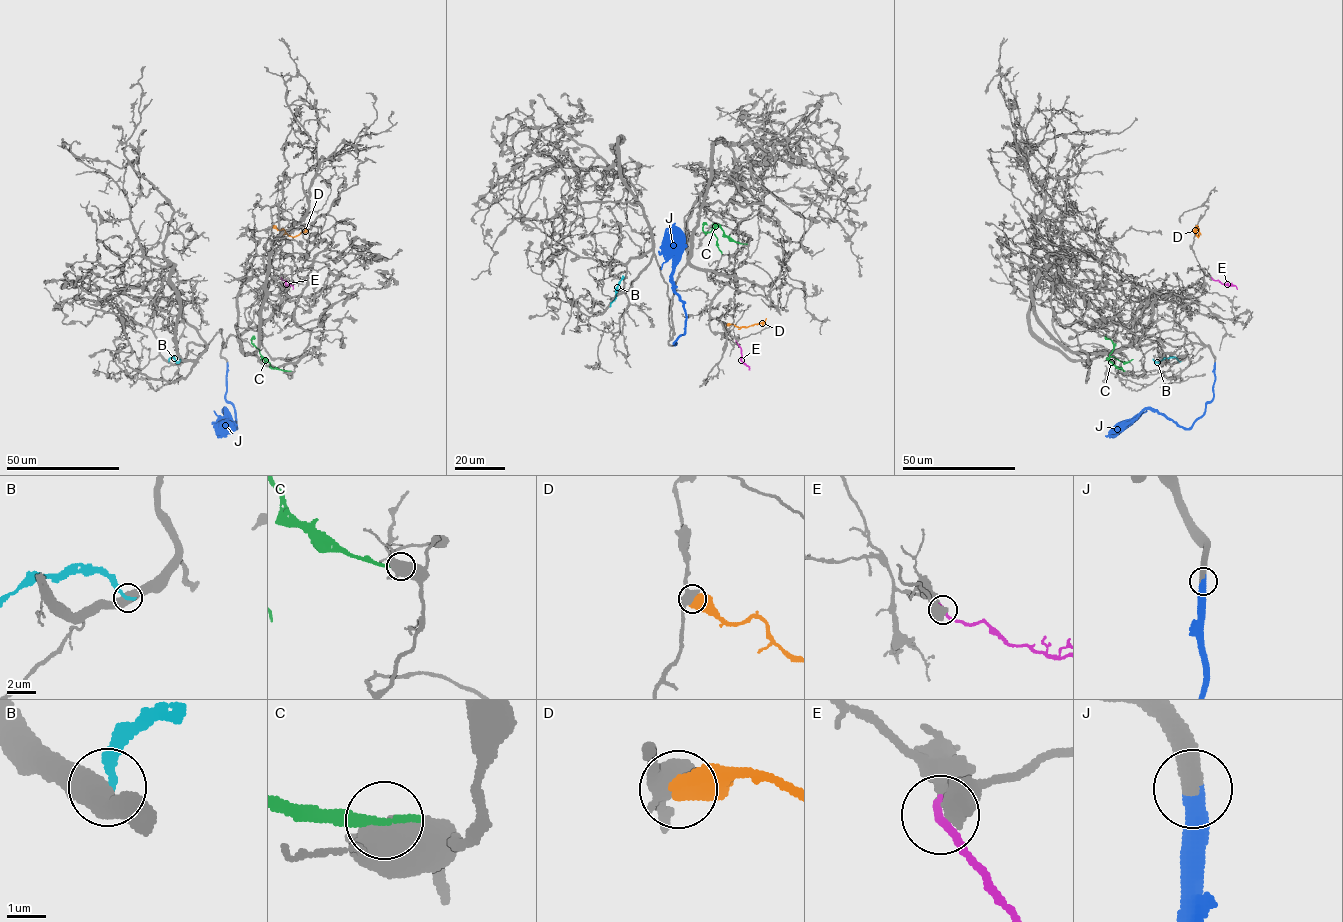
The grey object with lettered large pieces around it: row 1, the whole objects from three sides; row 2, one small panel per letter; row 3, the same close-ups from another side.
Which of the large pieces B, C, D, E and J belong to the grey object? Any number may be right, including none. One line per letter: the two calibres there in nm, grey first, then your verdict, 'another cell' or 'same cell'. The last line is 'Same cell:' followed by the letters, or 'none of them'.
B: calibres 500 and 240 nm; another cell
C: calibres 550 and 260 nm; another cell
D: calibres 500 and 650 nm; another cell
E: calibres 500 and 220 nm; same cell
J: calibres 460 and 480 nm; same cell
Same cell: E, J

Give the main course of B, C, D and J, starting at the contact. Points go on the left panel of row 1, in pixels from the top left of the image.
B: (168, 361), (171, 357), (178, 362), (180, 359)
C: (289, 371), (272, 368), (251, 342), (254, 336)
D: (273, 226), (292, 236), (308, 231)
J: (227, 363), (225, 398), (234, 410), (236, 428), (226, 417), (224, 409), (226, 436)

